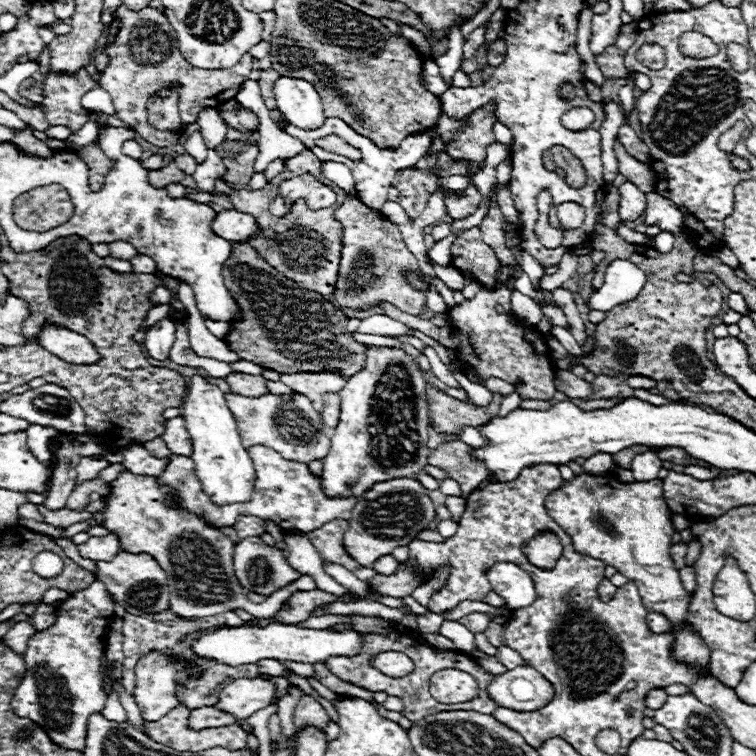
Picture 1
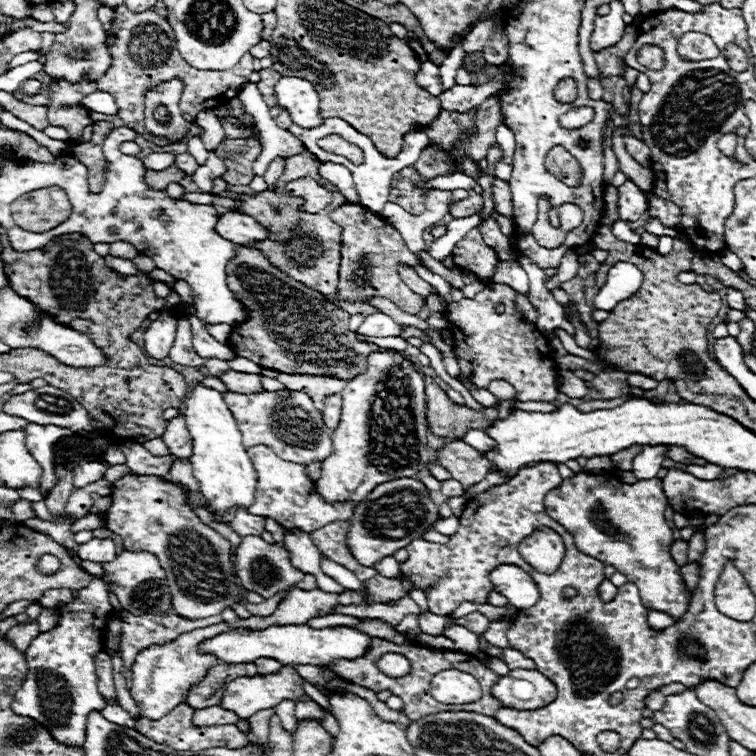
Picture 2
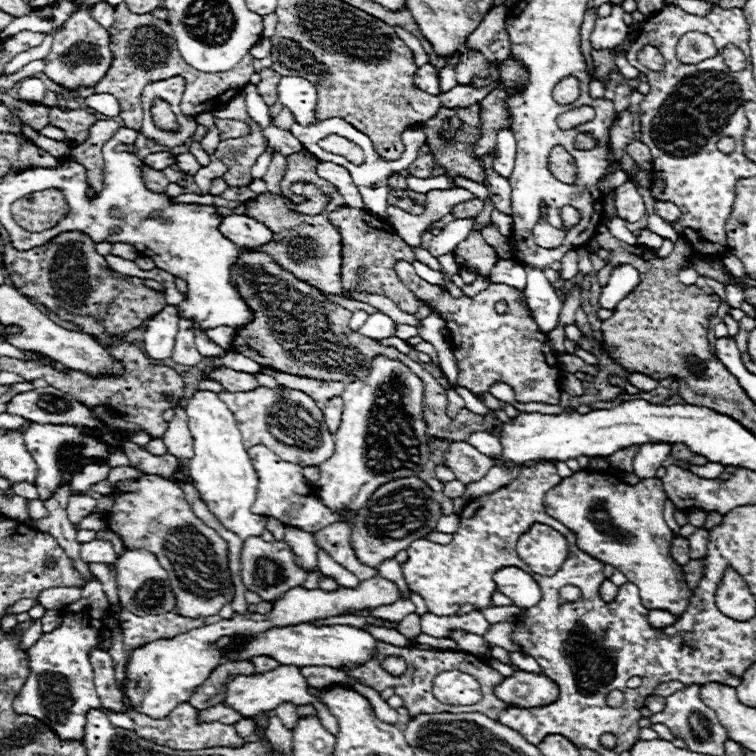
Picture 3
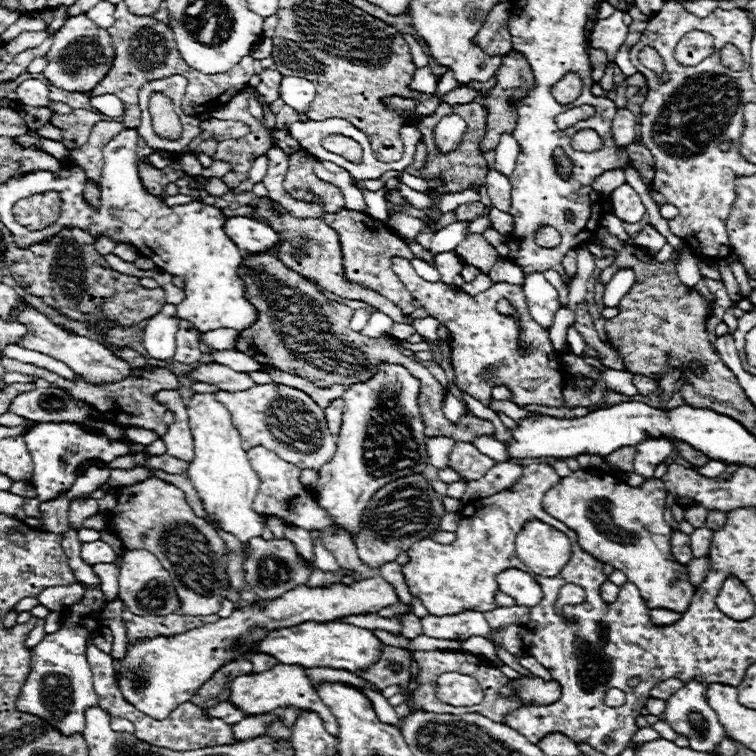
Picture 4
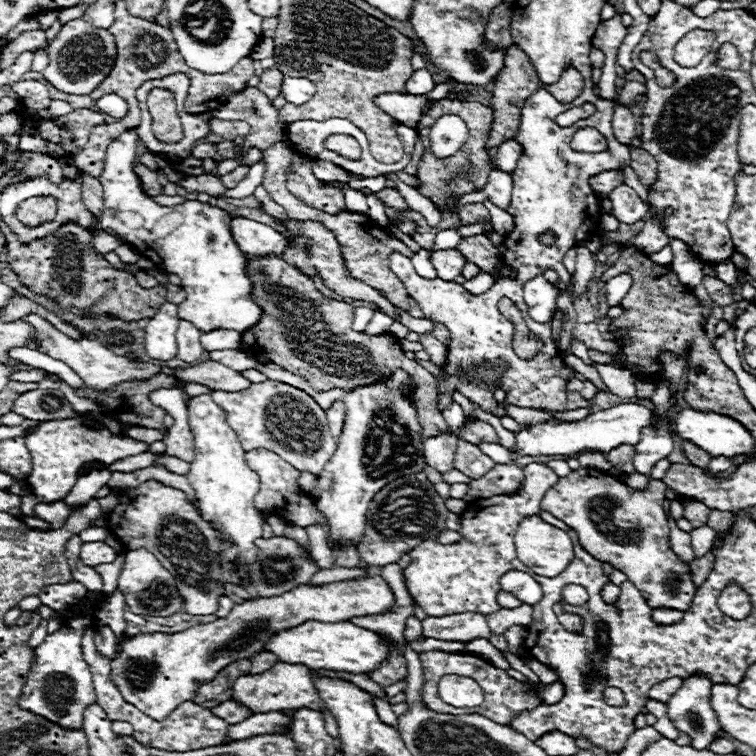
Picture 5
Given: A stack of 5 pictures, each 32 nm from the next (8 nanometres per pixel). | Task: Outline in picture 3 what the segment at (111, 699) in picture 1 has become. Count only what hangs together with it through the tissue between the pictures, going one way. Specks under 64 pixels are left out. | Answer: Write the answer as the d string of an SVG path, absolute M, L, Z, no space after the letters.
M104 710L104 714L108 716L108 720L118 726L118 728L132 728L132 720L126 716L126 714L120 714L120 712L112 712L112 710Z

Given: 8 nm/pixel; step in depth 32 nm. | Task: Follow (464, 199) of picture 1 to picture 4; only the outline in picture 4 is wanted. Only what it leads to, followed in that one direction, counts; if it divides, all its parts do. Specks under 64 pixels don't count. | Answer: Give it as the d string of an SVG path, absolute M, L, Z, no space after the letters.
M468 202L468 204L460 204L454 210L458 220L476 220L482 214L482 202Z

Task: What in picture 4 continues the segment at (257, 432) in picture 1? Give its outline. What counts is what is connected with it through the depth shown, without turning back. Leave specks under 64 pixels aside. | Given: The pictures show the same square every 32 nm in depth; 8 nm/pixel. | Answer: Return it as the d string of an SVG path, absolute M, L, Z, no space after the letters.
M256 384L244 392L216 392L216 398L230 410L232 422L240 432L244 450L266 446L298 468L320 470L336 452L334 436L326 426L324 410L304 392L282 384Z

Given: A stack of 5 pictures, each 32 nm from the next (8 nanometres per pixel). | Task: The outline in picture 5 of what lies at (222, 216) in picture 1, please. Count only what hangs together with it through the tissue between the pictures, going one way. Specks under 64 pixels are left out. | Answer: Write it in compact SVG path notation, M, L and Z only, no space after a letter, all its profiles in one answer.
M232 218L230 234L246 256L280 256L286 246L286 238L278 230L250 218Z

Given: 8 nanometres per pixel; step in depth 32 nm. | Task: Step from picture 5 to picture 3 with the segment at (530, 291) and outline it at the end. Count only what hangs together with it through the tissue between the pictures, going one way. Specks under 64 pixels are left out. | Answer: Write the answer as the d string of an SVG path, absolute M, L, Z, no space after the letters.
M524 264L524 268L528 274L528 288L524 292L524 298L530 306L530 310L534 312L534 320L538 324L538 328L542 332L550 332L558 324L558 314L562 310L562 302L554 294L554 288L550 286L550 282L546 280L542 270L530 268L526 264Z

